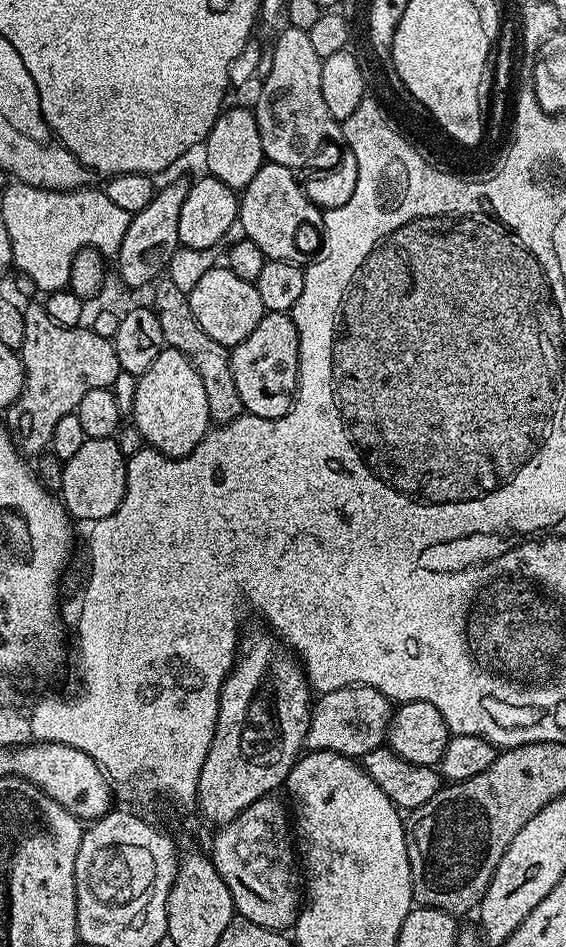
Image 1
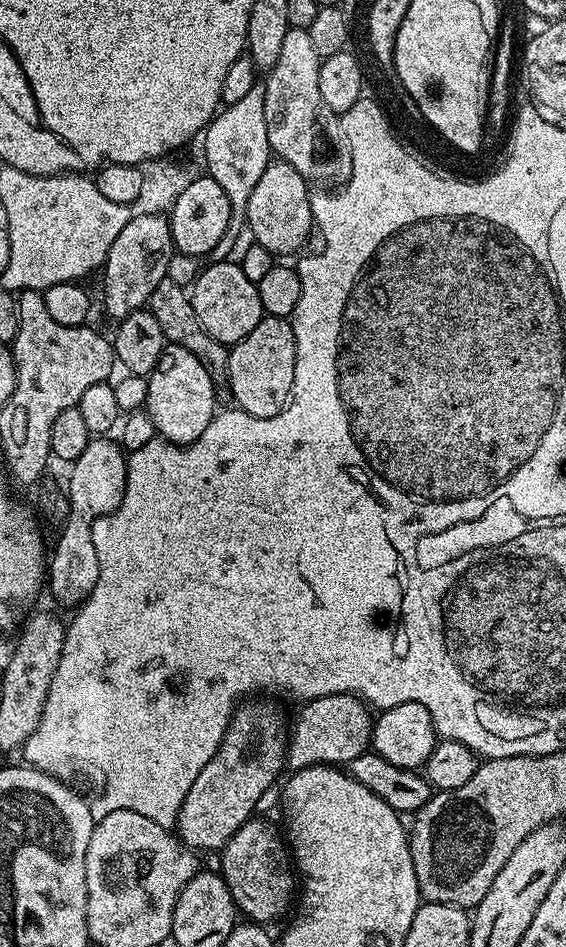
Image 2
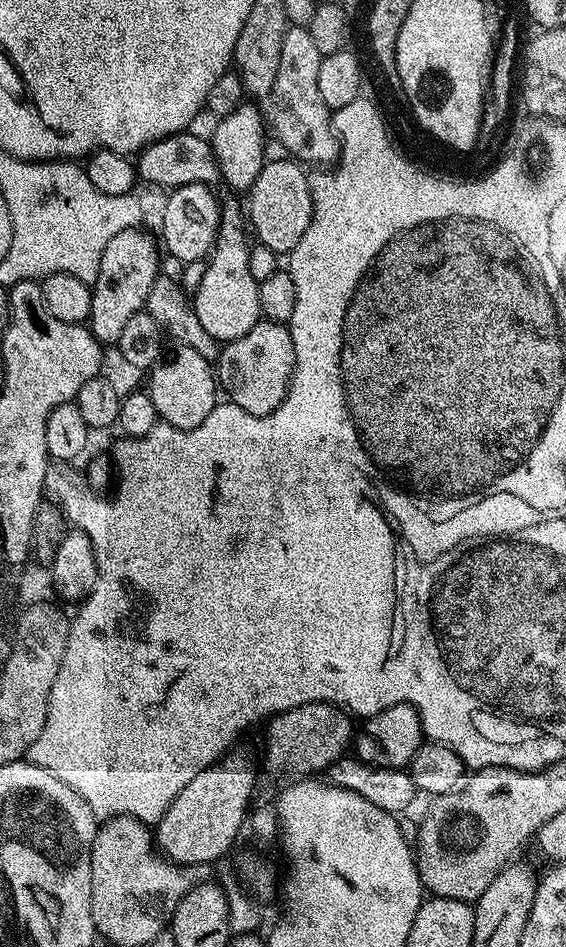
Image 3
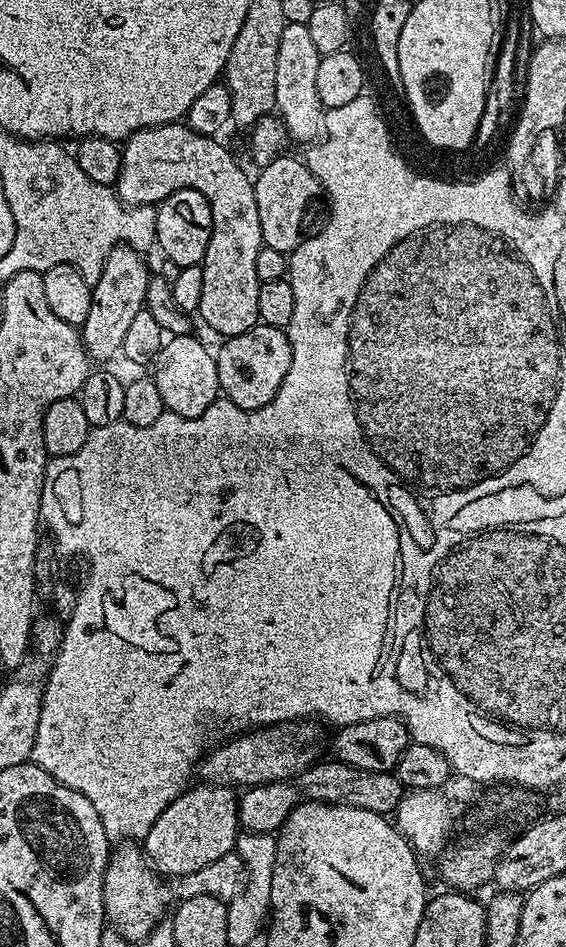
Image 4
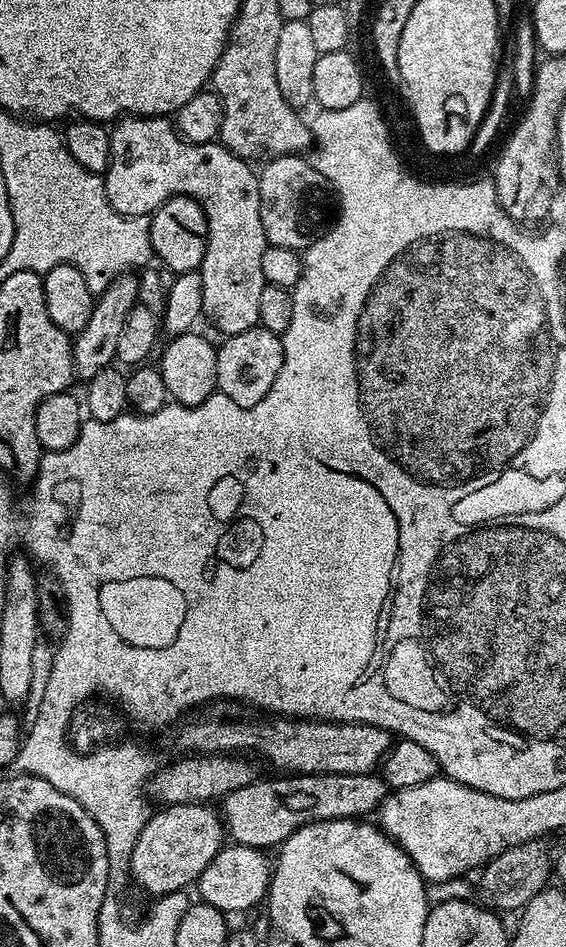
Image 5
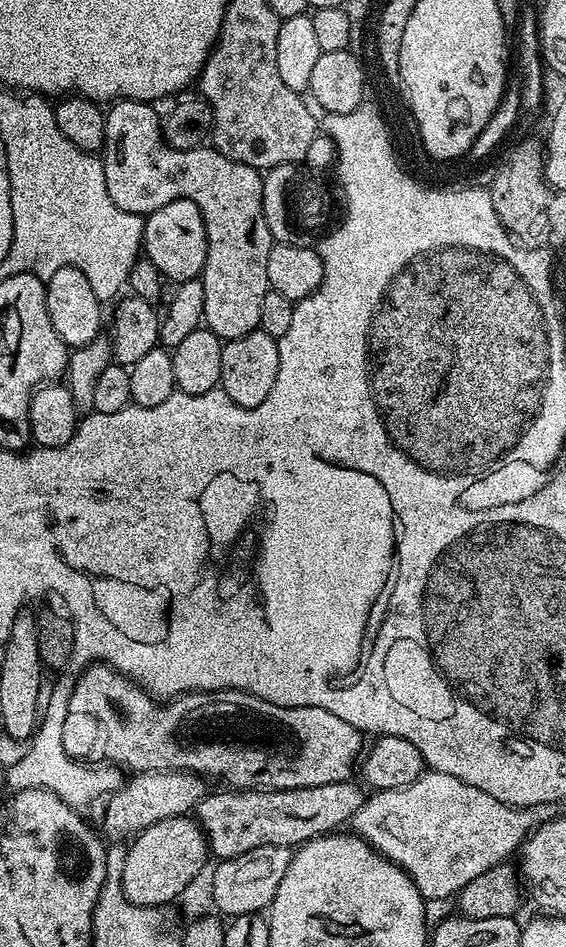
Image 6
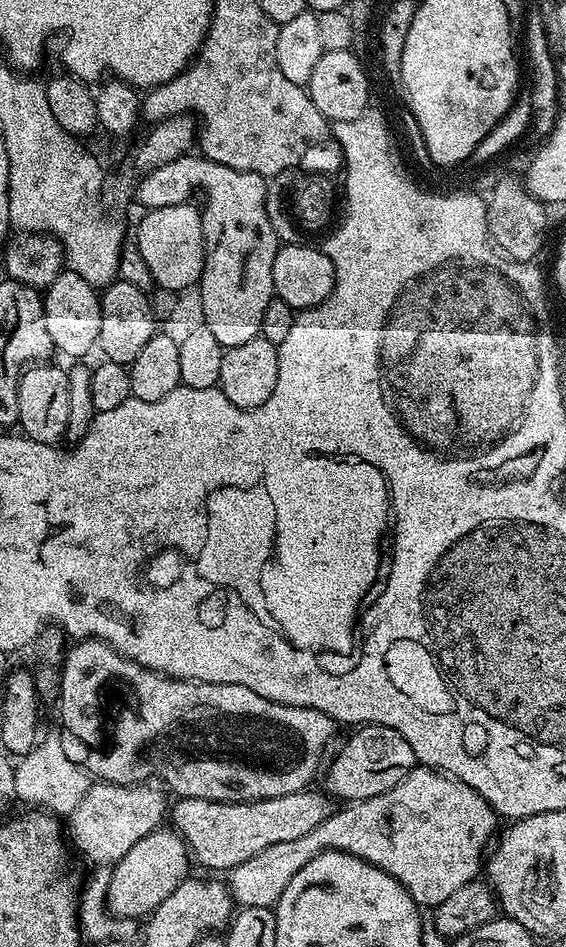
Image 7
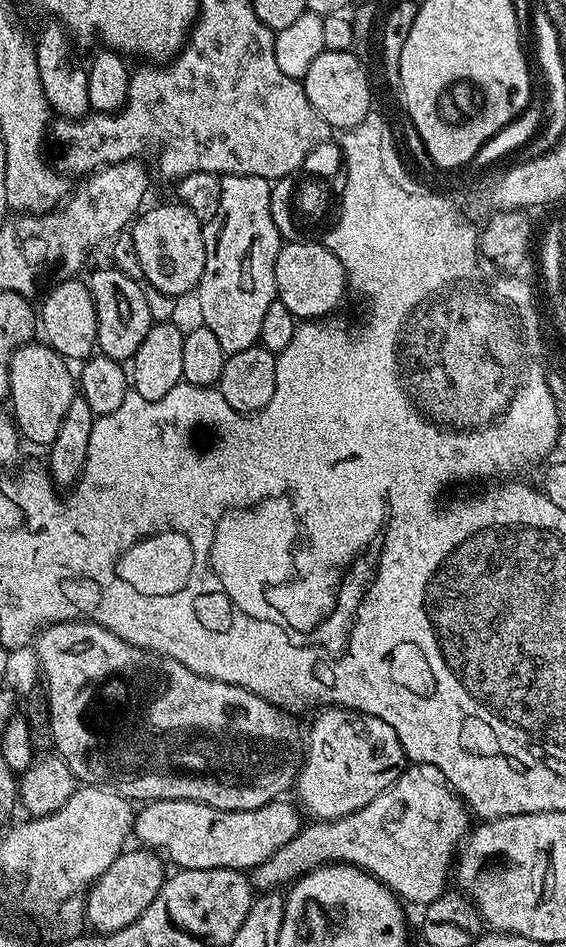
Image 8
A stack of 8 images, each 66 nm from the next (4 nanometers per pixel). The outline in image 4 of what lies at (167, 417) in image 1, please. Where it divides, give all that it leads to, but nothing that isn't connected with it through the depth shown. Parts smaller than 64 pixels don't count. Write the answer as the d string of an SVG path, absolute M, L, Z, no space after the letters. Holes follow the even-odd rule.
M196 334L168 336L160 346L154 367L154 379L165 409L182 418L198 418L221 395L213 349L208 349Z

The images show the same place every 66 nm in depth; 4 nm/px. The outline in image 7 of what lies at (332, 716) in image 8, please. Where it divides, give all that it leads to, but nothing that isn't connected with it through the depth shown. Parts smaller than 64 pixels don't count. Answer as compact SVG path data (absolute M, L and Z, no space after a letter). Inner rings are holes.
M362 724L349 732L352 733L349 734L348 741L341 746L336 757L331 757L323 777L323 787L329 797L337 801L340 799L340 802L374 798L398 786L398 782L402 782L402 778L406 778L406 774L410 774L410 770L417 767L418 761L410 742L406 742L406 738L398 734L398 730L381 724Z

